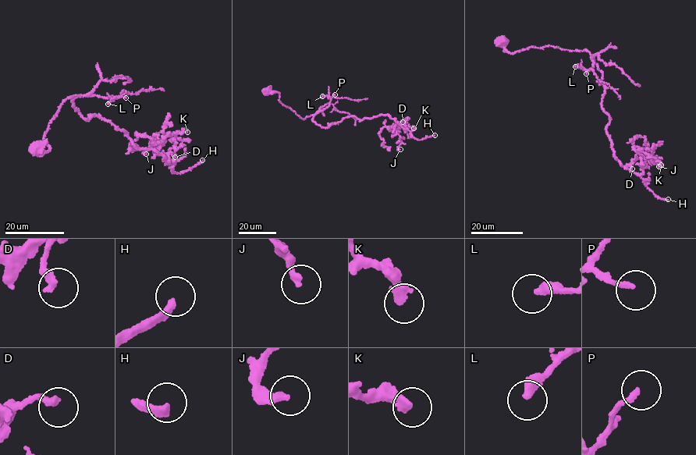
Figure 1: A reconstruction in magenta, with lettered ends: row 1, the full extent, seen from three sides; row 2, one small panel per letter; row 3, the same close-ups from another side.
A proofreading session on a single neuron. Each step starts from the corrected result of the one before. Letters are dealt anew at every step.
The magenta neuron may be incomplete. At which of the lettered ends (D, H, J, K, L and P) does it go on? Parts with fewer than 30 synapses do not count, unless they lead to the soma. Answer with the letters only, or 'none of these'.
H, L, P

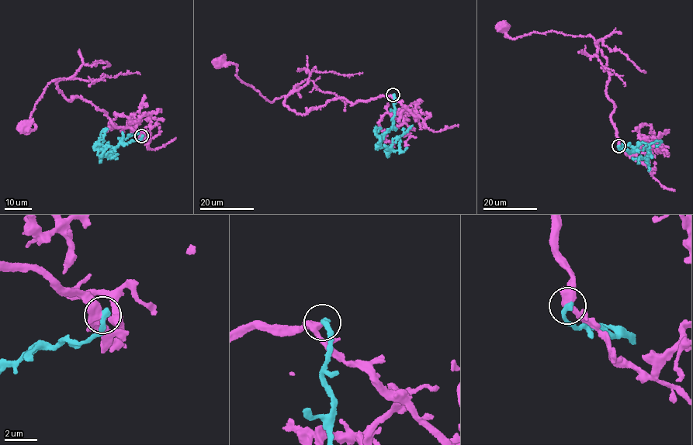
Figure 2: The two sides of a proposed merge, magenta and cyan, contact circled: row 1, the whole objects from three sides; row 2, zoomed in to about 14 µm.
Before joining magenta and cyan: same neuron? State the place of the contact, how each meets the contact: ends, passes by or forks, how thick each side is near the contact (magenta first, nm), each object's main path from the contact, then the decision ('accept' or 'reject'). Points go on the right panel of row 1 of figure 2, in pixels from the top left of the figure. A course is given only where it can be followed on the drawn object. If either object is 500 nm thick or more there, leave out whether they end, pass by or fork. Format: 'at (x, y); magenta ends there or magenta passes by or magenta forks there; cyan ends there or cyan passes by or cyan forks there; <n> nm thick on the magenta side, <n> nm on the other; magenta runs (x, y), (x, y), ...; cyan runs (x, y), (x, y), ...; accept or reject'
at (618, 146); magenta passes by; cyan ends there; 440 nm thick on the magenta side, 320 nm on the other; magenta runs (618, 145), (614, 105), (605, 90), (607, 59), (597, 41), (590, 34), (551, 30), (514, 39), (504, 25); cyan runs (618, 145), (619, 149), (635, 152), (638, 143), (644, 142), (648, 146), (647, 164), (648, 156), (652, 157); reject

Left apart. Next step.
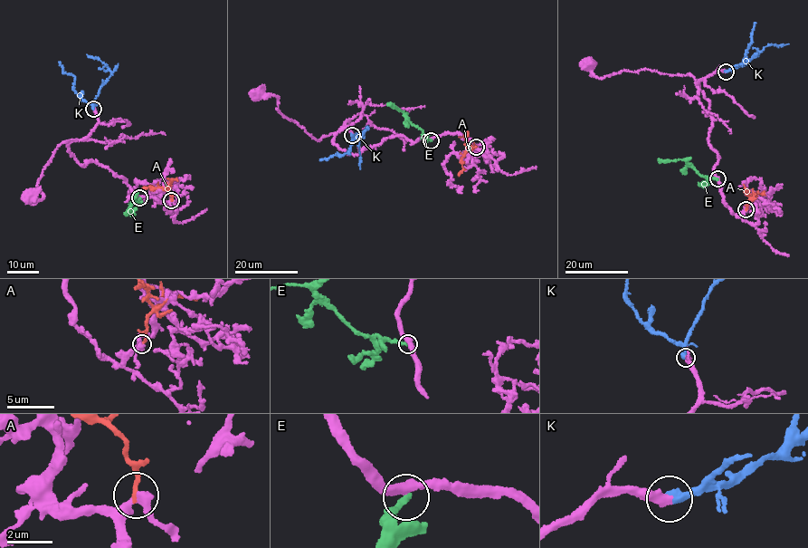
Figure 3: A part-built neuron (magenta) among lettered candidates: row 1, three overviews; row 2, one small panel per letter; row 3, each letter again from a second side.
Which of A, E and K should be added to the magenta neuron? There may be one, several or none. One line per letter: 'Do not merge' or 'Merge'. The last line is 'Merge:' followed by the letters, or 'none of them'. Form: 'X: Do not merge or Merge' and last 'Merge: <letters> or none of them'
A: Do not merge
E: Do not merge
K: Merge
Merge: K

